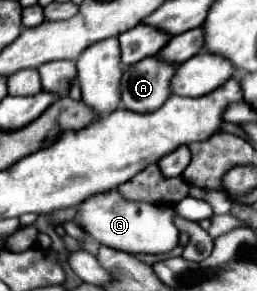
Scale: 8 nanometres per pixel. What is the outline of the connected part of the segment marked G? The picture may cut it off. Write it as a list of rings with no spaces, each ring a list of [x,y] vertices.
[[[107,190],[87,198],[77,208],[75,222],[87,236],[109,248],[119,248],[131,254],[165,254],[177,246],[177,226],[173,222],[173,208],[149,206],[145,202],[127,202],[117,190]]]

